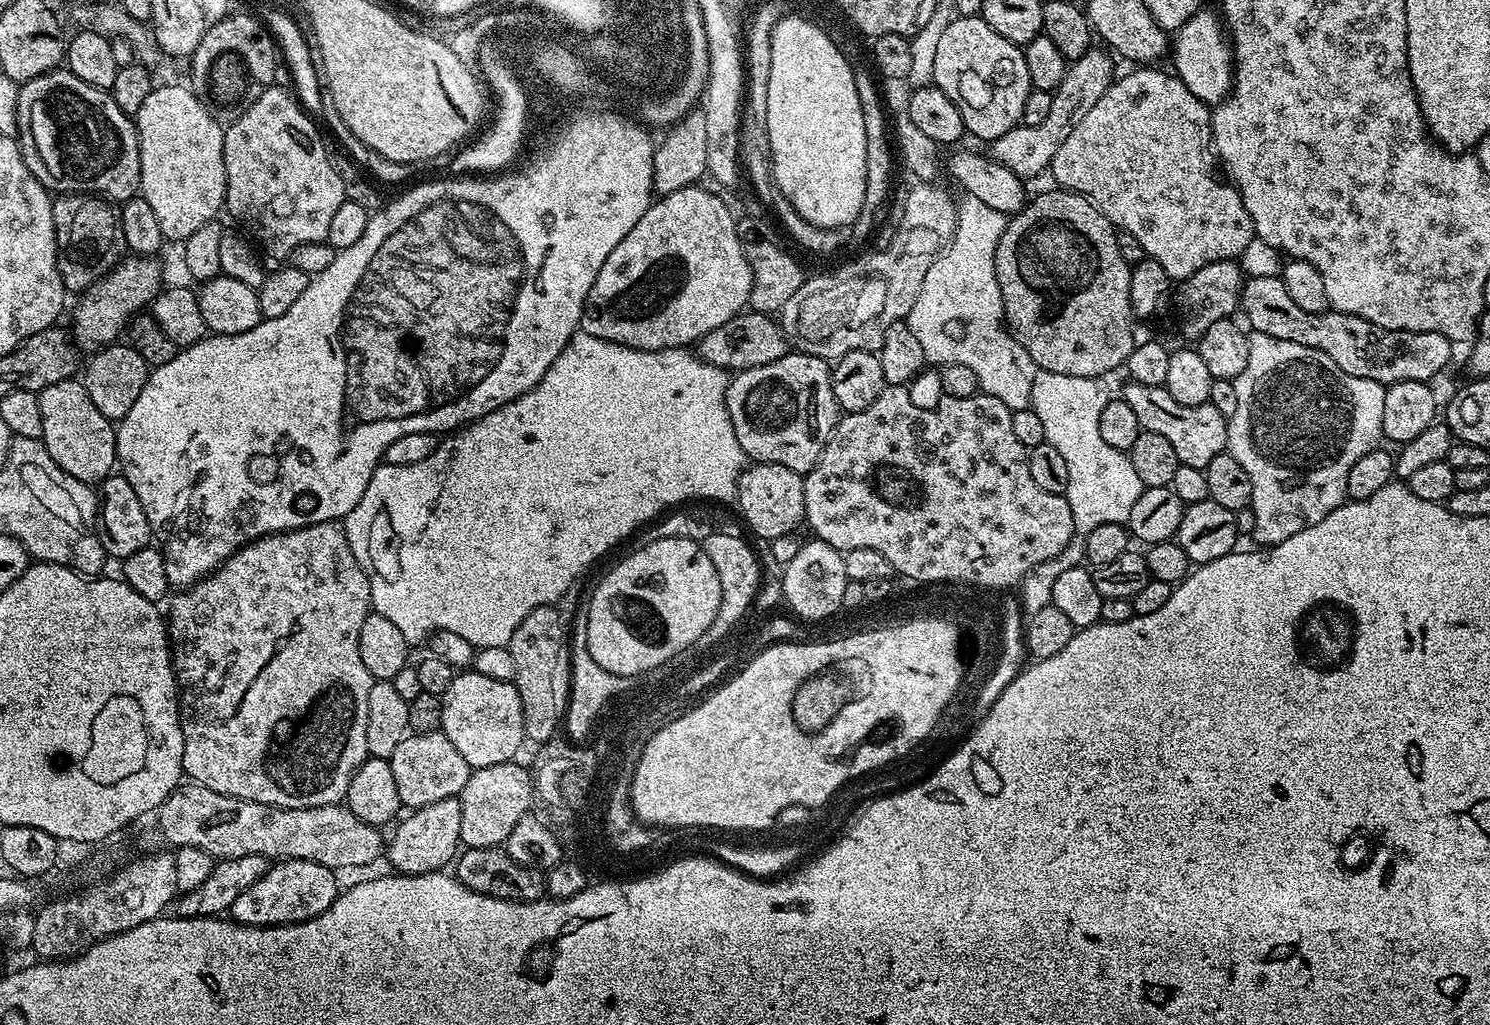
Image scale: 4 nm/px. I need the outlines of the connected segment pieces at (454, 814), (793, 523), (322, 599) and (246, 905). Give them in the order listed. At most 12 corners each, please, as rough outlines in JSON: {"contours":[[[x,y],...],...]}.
{"contours":[[[455,796],[409,811],[391,829],[391,871],[447,869],[461,847]],[[777,464],[740,473],[735,503],[764,542],[804,518],[804,476]],[[327,520],[166,612],[184,776],[341,803],[370,582]],[[275,861],[234,898],[231,919],[297,924],[337,898],[337,873]]]}

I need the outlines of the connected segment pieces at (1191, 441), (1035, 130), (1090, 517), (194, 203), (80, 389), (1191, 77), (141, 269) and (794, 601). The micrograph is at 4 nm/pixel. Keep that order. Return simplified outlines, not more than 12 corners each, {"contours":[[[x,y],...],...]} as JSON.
{"contours":[[[1128,382],[1122,399],[1181,464],[1227,449],[1229,417],[1182,406],[1162,386]],[[1113,57],[1071,61],[1042,126],[1011,128],[991,158],[1021,178],[1058,146],[1112,85]],[[1034,374],[1030,405],[1066,461],[1070,514],[1106,526],[1096,488],[1121,472],[1141,489],[1127,452],[1106,446],[1110,393],[1095,376]],[[191,87],[134,118],[165,241],[225,207],[224,128]],[[76,378],[38,395],[50,458],[89,486],[113,475],[116,429]],[[1194,13],[1175,33],[1171,67],[1203,104],[1232,91],[1221,17]],[[128,254],[84,289],[70,335],[119,341],[162,290],[159,259]],[[812,538],[783,565],[785,603],[806,622],[843,607],[844,553]]]}

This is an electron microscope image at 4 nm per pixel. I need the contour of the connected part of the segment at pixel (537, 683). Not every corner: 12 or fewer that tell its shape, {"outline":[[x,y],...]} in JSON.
{"outline":[[530,610],[507,644],[524,734],[561,731],[572,682],[565,617]]}

